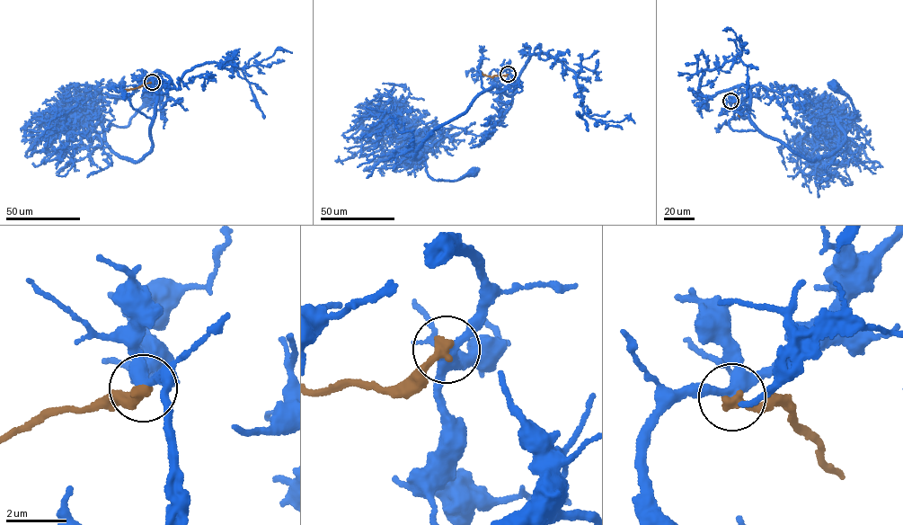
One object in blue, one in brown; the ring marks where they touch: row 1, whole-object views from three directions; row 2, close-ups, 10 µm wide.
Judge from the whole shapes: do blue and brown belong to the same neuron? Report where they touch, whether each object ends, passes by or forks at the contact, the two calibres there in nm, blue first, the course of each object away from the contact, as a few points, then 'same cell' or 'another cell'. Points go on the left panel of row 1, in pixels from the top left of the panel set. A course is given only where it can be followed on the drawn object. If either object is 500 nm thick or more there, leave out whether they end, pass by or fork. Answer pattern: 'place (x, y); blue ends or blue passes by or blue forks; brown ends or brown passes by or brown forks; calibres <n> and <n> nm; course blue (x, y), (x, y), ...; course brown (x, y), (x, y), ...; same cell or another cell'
place (152, 82); blue forks; brown ends; calibres 320 and 380 nm; course blue (152, 82), (159, 72), (150, 151), (135, 162), (120, 158), (105, 141), (101, 120), (127, 126), (150, 98); course brown (152, 82), (124, 91); another cell

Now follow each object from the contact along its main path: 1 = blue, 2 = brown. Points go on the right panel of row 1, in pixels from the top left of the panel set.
1: (730, 102), (744, 85), (754, 125), (814, 162), (845, 140), (838, 120), (856, 115), (849, 97), (831, 86)
2: (730, 102), (740, 109), (739, 116)

